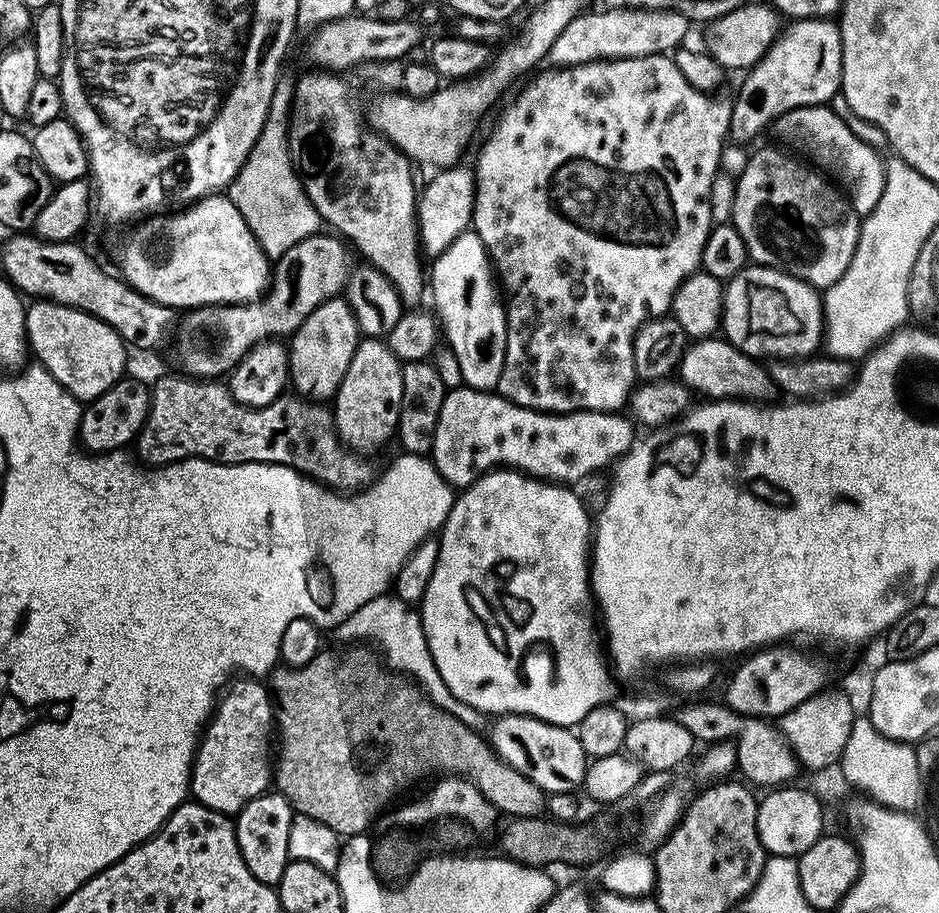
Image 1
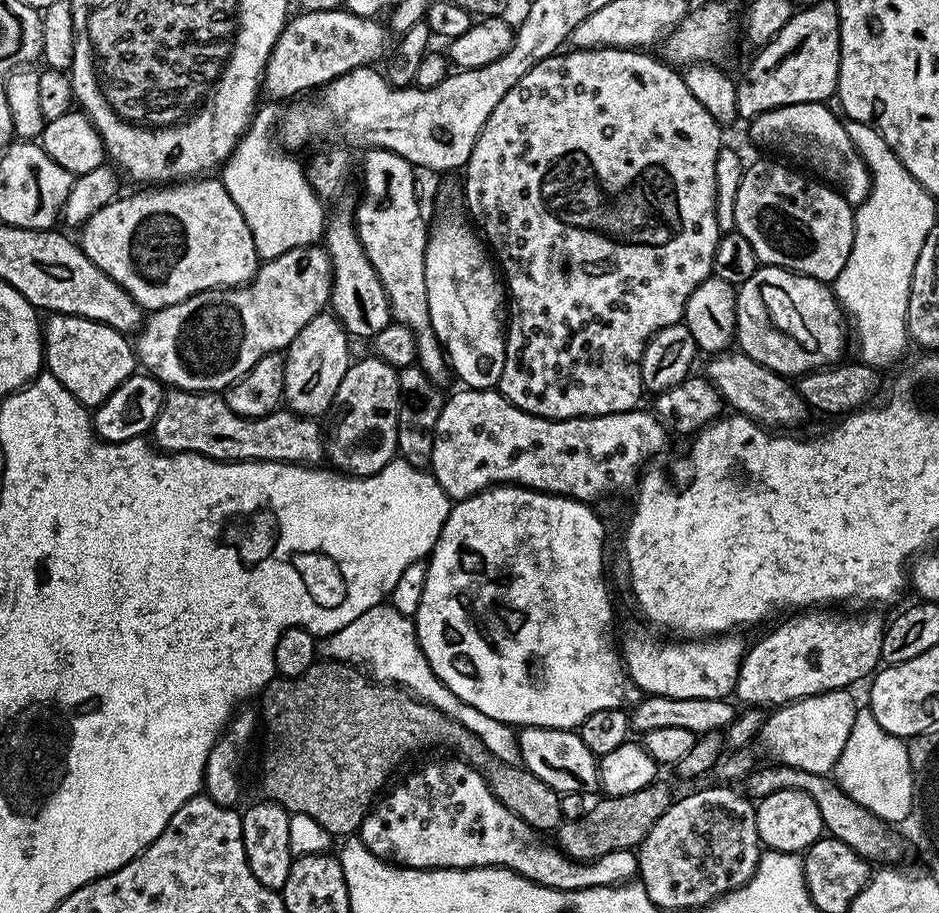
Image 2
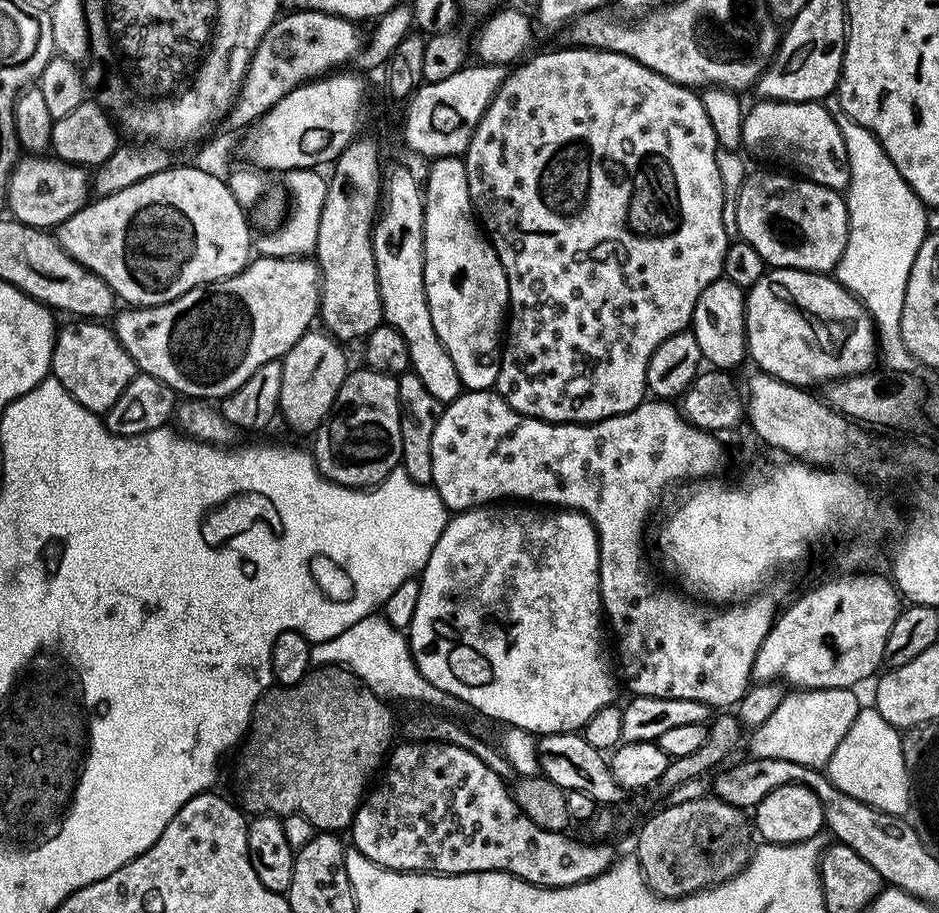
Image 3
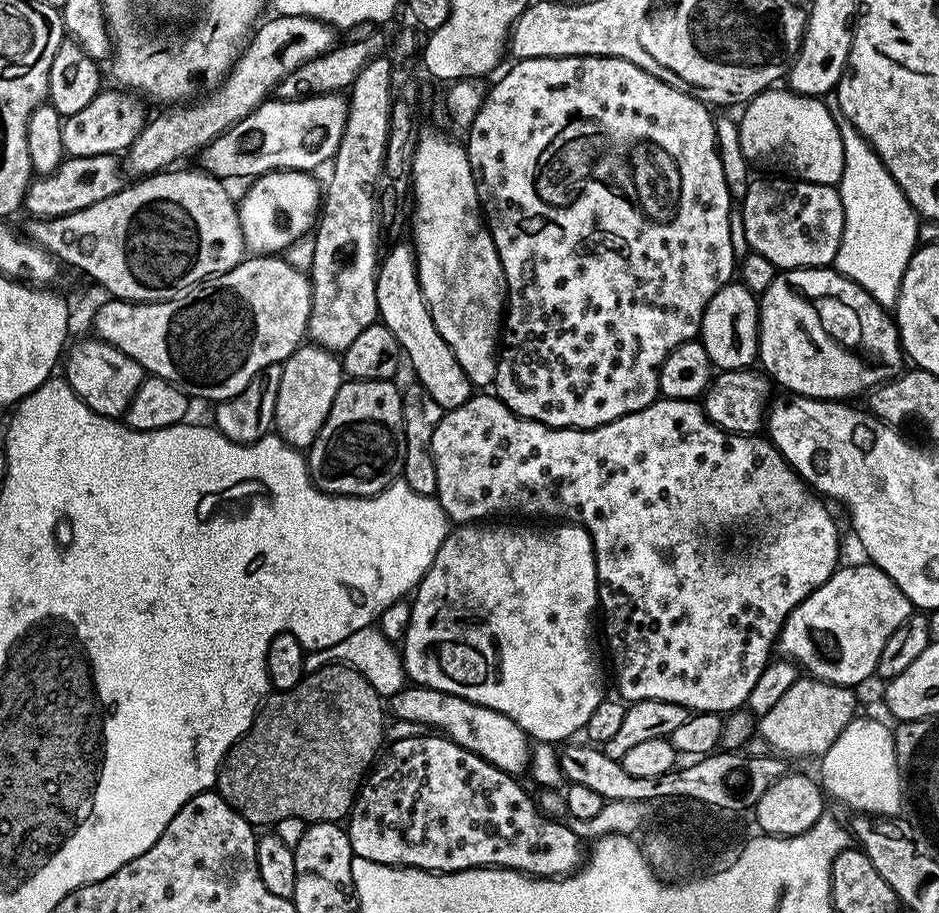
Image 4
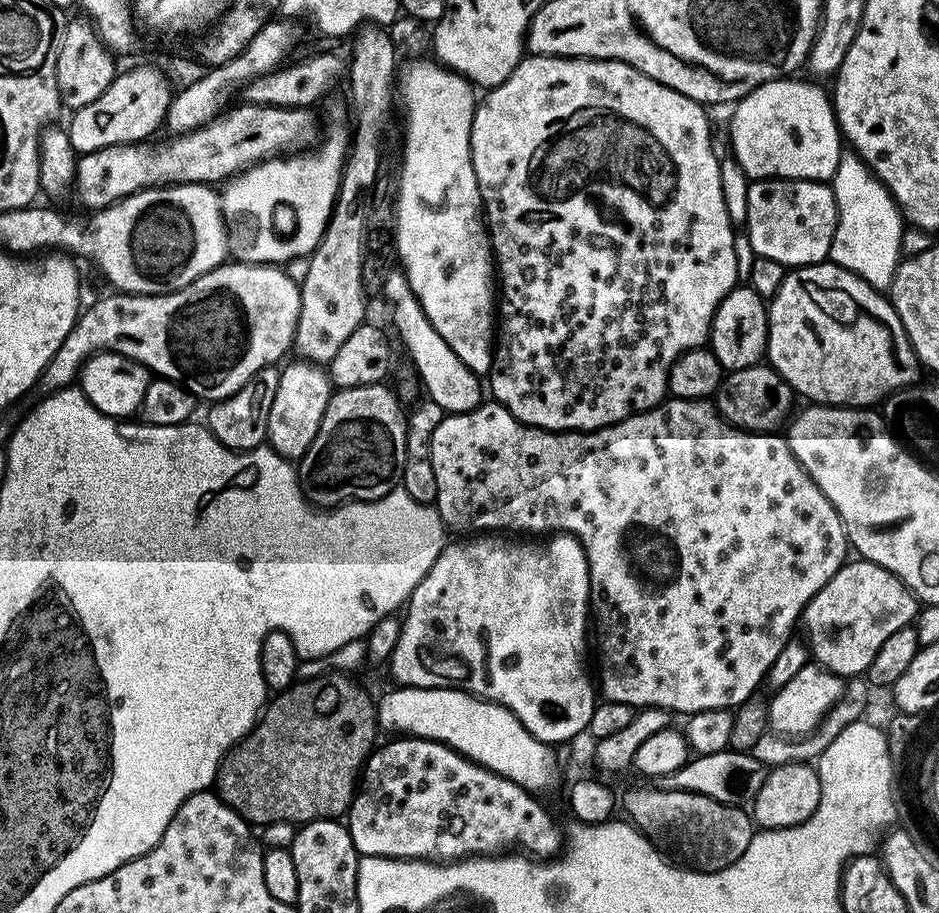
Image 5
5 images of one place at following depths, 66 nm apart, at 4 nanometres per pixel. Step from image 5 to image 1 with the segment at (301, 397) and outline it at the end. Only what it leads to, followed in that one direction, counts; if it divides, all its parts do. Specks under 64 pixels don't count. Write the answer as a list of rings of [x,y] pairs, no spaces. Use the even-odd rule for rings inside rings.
[[[333,298],[322,302],[322,306],[318,306],[314,314],[310,314],[310,318],[306,318],[306,322],[302,322],[300,329],[290,337],[288,371],[295,395],[303,396],[305,400],[331,401],[361,339],[360,327],[347,299]]]

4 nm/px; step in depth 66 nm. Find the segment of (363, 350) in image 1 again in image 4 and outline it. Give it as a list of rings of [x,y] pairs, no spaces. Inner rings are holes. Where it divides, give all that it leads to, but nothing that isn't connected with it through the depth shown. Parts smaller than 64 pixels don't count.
[[[349,380],[341,384],[338,394],[334,394],[334,406],[330,406],[330,414],[326,414],[326,422],[322,422],[322,430],[318,430],[318,438],[314,438],[312,447],[307,449],[308,472],[316,487],[334,496],[377,496],[384,488],[389,488],[404,470],[404,431],[402,430],[401,389],[395,388],[392,380]]]

